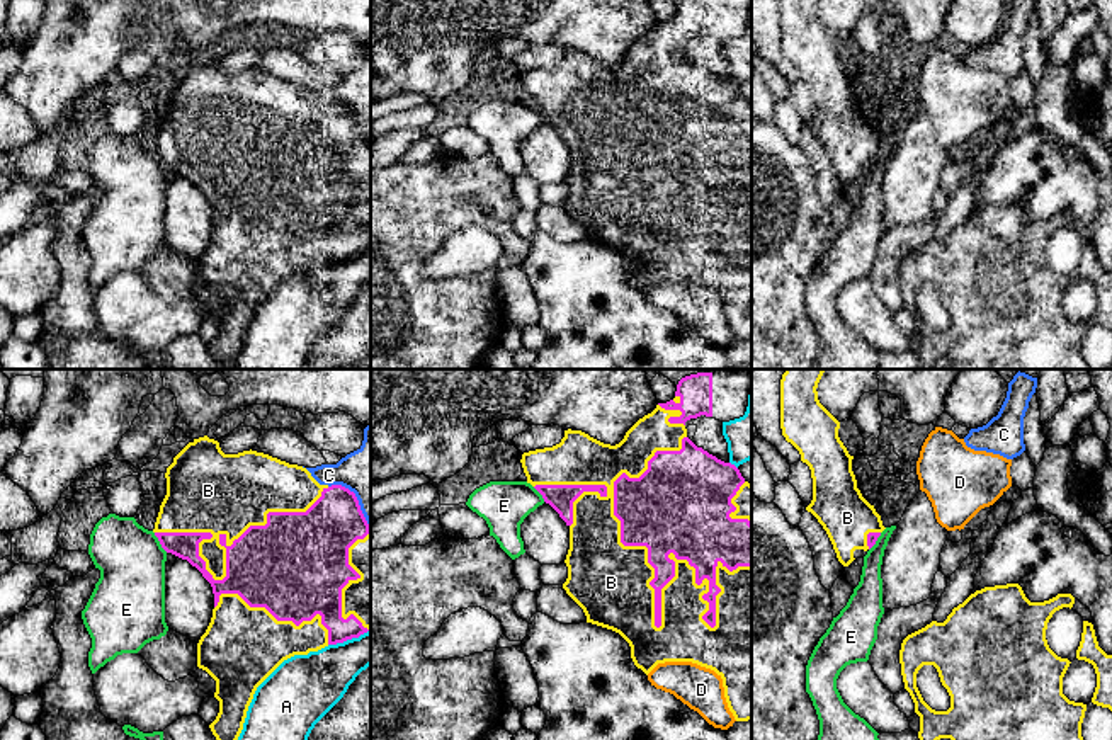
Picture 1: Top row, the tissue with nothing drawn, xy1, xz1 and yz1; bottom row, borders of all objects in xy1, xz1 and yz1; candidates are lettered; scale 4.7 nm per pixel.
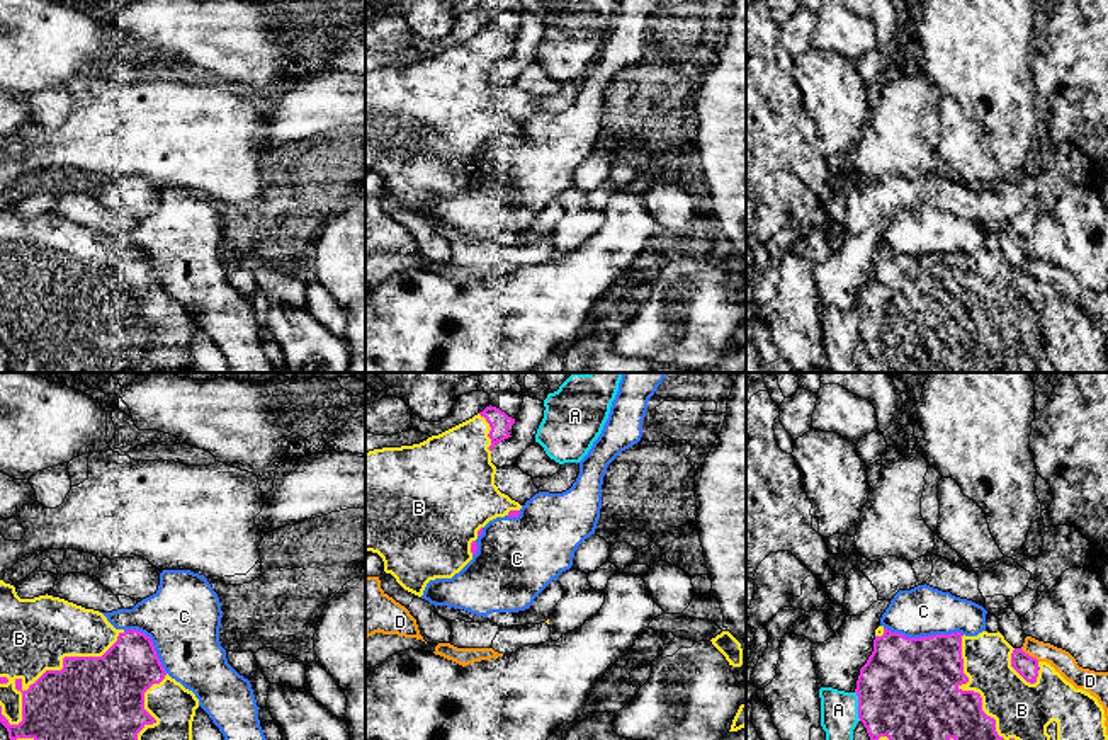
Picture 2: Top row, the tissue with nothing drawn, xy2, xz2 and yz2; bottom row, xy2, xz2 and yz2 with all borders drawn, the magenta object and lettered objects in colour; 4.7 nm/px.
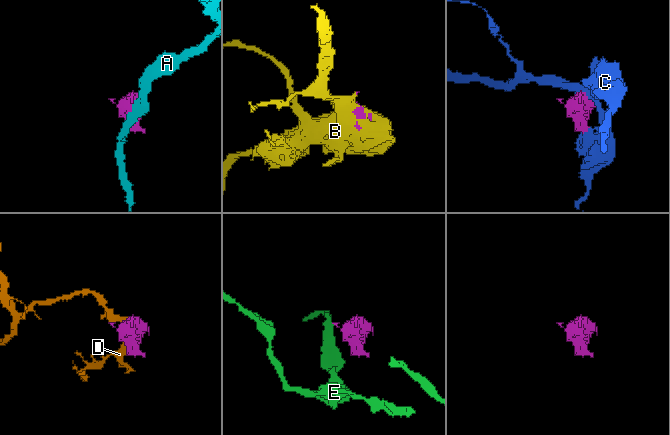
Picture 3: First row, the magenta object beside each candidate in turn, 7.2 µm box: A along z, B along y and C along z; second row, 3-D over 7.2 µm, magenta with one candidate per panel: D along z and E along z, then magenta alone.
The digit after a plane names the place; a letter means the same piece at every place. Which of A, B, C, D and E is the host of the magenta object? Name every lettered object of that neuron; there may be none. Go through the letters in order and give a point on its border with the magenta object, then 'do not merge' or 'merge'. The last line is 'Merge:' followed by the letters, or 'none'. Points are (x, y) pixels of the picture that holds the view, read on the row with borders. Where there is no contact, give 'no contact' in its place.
A: meets magenta in yz2 at (859, 706); do not merge
B: meets magenta in xz1 at (621, 523); merge
C: meets magenta in yz2 at (923, 637); do not merge
D: meets magenta in yz2 at (1028, 655); do not merge
E: meets magenta in xy1 at (160, 543); do not merge
Merge: B

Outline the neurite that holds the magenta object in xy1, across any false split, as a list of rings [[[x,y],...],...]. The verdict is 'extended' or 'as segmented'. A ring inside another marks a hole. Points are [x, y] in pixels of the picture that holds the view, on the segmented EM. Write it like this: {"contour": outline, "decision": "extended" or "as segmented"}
{"contour": [[[207,435],[189,442],[167,468],[167,495],[160,505],[155,522],[155,536],[162,548],[196,566],[211,583],[214,609],[206,633],[197,643],[197,667],[216,680],[214,697],[219,701],[219,713],[209,725],[216,740],[238,740],[247,718],[248,706],[257,687],[287,658],[308,655],[328,645],[343,643],[371,631],[371,526],[367,524],[354,492],[342,485],[320,485],[311,473],[298,464],[289,464],[257,451],[224,454],[219,442]]], "decision": "extended"}

